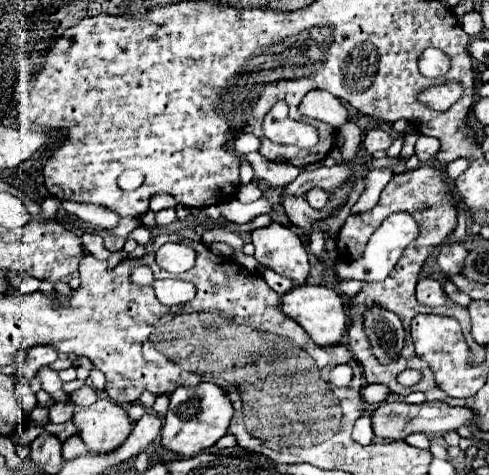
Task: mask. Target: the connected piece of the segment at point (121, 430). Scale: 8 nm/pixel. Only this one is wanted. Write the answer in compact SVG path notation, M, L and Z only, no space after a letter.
M98 399L90 407L74 407L74 423L90 451L112 451L132 431L128 413L110 399Z

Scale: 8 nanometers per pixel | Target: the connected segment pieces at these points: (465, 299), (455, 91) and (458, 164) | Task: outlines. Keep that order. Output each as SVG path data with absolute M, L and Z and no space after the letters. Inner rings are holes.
M444 281L444 283L442 283L442 287L444 287L446 295L448 295L456 305L466 307L466 305L472 301L472 299L470 299L470 295L466 295L466 293L462 293L458 287L454 287L454 283L452 283L452 281Z
M454 81L438 87L430 87L420 93L420 101L436 111L446 111L460 97L462 97L462 87L460 83L454 83Z
M456 159L456 161L452 161L448 167L446 167L446 175L450 177L450 179L456 179L460 173L464 173L468 169L468 161L466 159Z

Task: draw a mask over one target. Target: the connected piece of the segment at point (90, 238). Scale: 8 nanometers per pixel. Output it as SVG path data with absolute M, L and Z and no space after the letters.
M84 233L80 239L82 239L84 249L86 249L90 255L94 255L94 257L98 257L98 259L108 259L108 257L110 257L110 251L102 245L102 237L100 237L100 235Z

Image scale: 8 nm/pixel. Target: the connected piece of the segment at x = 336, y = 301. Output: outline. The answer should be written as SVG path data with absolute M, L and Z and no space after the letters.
M300 285L294 287L290 293L286 293L282 297L282 311L292 317L308 335L314 343L322 345L322 347L330 347L330 345L338 345L342 341L342 335L346 333L346 309L342 303L342 297L324 287L324 285Z

